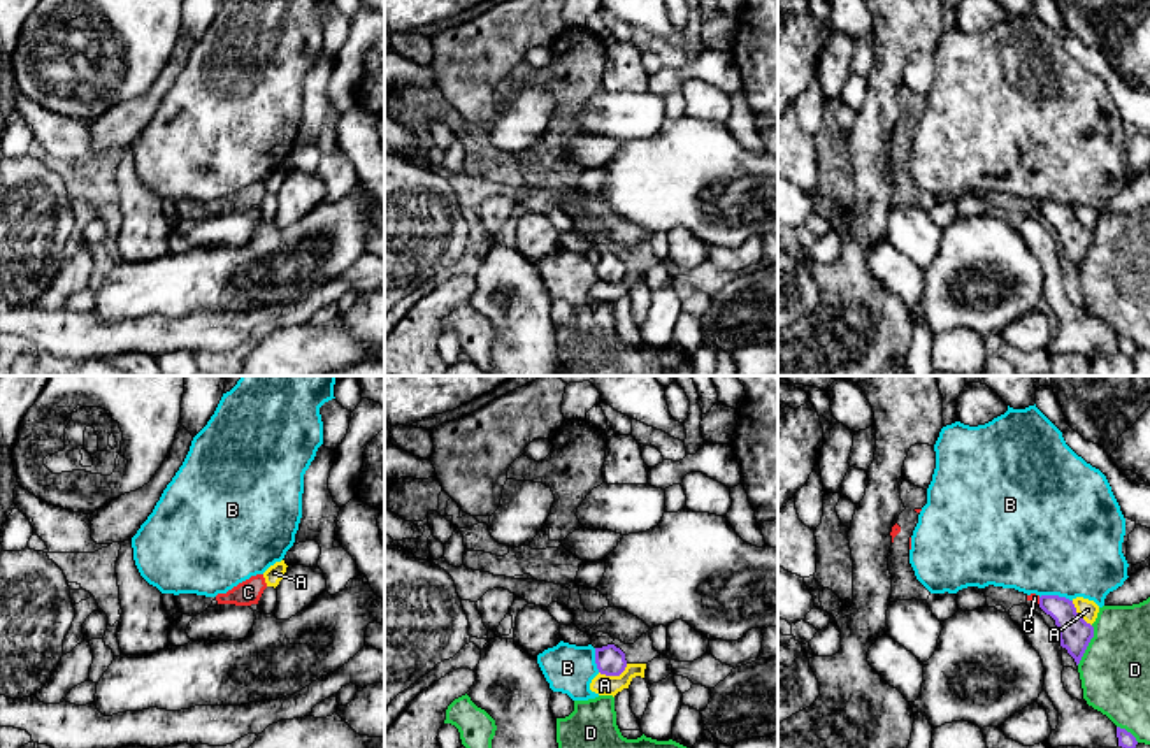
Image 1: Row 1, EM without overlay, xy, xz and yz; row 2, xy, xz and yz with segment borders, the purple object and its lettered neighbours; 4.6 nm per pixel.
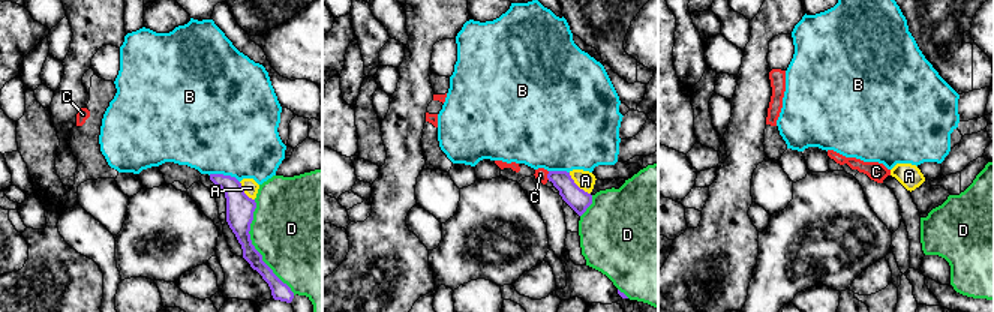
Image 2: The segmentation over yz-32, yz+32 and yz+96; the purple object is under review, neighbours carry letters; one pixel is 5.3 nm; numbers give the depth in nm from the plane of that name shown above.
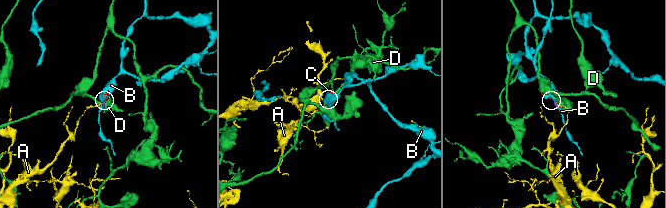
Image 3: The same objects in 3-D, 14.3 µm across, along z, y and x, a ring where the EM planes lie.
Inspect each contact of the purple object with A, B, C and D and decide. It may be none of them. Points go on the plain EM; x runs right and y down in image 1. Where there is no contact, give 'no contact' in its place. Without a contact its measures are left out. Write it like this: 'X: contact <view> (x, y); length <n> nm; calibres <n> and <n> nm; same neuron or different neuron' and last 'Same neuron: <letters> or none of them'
A: contact xz (613, 281); length 140 nm; calibres 130 and 100 nm; different neuron
B: contact yz (1056, 202); length 150 nm; calibres 150 and 500 nm; different neuron
C: contact yz (1040, 208); length 30 nm; calibres 150 and 40 nm; different neuron
D: contact yz (1087, 251); length 200 nm; calibres 150 and 320 nm; different neuron
Same neuron: none of them

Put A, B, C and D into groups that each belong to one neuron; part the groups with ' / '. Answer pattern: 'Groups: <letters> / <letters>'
Groups: A / B / C / D

